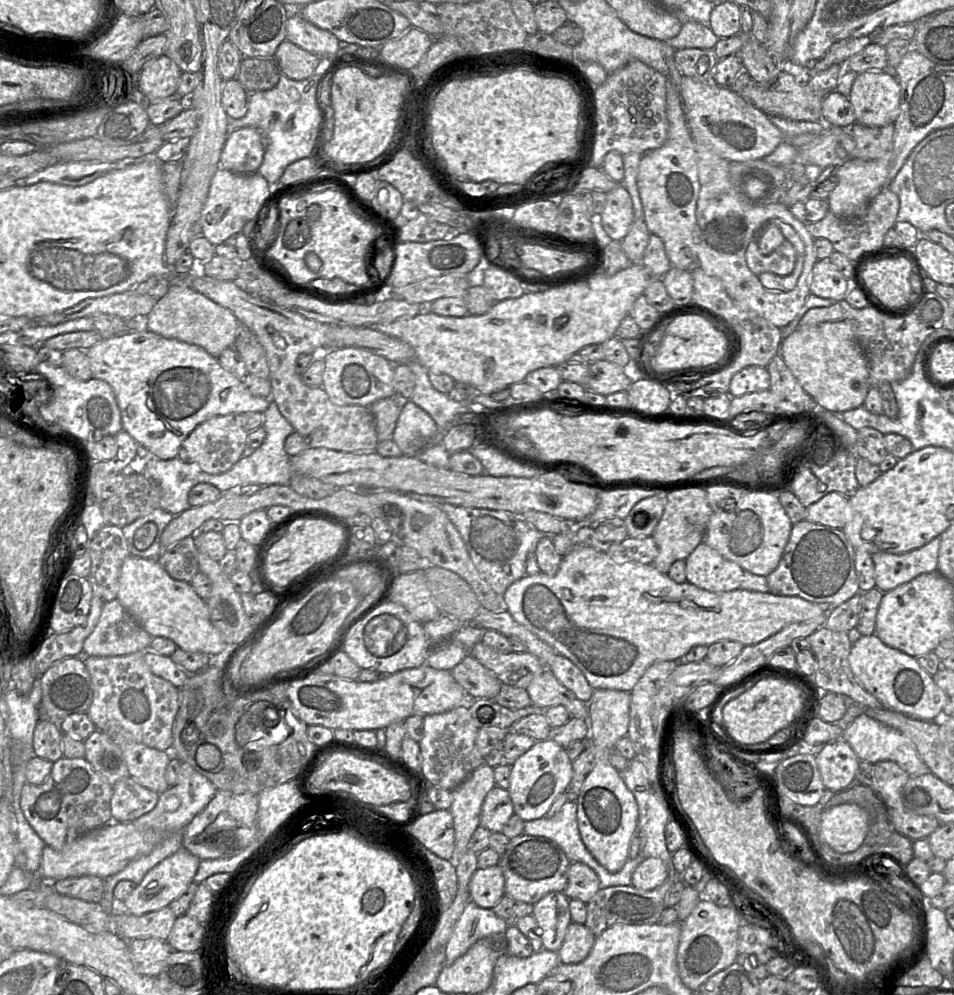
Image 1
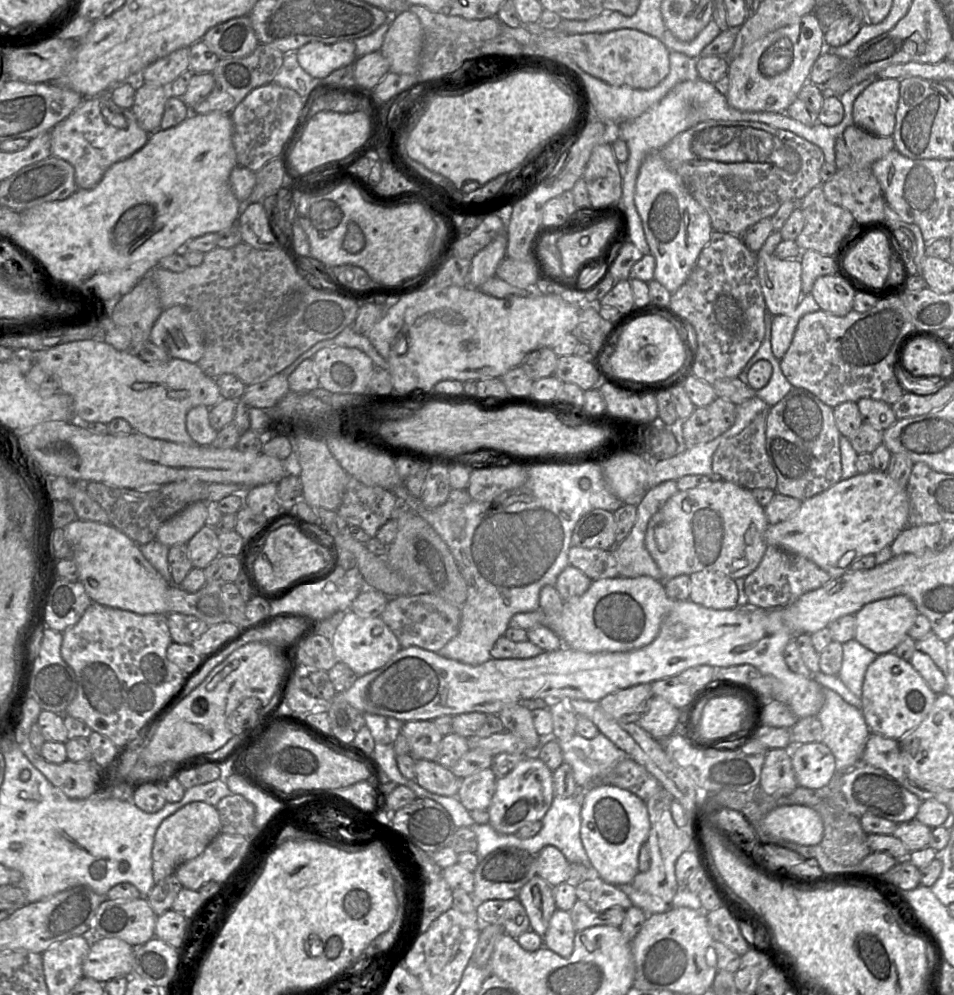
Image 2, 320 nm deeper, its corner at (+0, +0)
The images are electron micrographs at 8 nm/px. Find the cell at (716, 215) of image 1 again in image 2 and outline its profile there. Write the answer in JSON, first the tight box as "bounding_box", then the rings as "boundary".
{"bounding_box":[757,254,803,315],"boundary":[[[774,254],[757,256],[757,274],[767,311],[773,315],[794,311],[803,296],[802,265],[798,259],[780,259]]]}

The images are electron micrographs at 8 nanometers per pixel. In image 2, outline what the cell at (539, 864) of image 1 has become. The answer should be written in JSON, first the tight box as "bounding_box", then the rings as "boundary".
{"bounding_box":[473,846,537,902],"boundary":[[[503,846],[489,853],[480,860],[474,873],[473,898],[477,902],[517,898],[520,889],[537,875],[536,855],[512,846]]]}

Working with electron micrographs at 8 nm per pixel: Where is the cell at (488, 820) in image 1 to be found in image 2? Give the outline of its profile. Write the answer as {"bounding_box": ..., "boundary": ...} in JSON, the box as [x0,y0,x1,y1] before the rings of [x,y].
{"bounding_box":[456,767,496,811],"boundary":[[[490,767],[475,772],[461,780],[456,796],[468,811],[485,810],[495,792],[496,779]]]}

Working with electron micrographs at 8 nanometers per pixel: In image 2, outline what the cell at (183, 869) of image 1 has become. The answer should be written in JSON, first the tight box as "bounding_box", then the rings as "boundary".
{"bounding_box":[152,801,221,883],"boundary":[[[202,801],[190,802],[165,818],[156,830],[152,848],[152,873],[155,883],[173,874],[180,864],[201,854],[220,832],[221,824],[216,806]]]}

